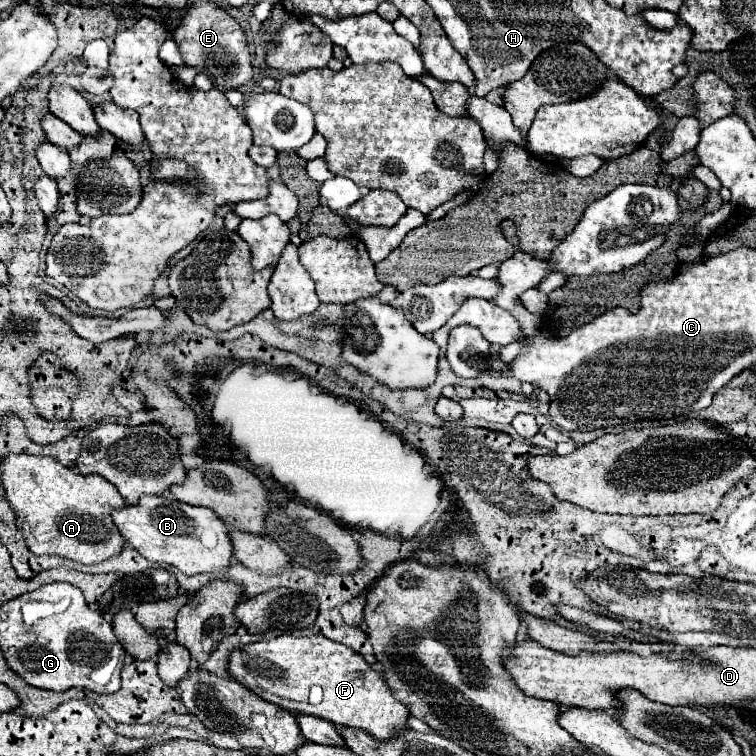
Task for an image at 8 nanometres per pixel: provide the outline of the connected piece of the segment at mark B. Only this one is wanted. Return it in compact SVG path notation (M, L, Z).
M169 492L163 496L141 496L137 506L125 506L111 516L123 538L141 556L153 562L171 564L183 574L219 572L227 570L233 562L233 542L223 518L209 508L177 502Z

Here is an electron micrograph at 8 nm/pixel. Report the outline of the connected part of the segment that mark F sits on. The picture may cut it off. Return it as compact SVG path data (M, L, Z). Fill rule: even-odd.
M279 636L279 638L247 644L243 648L233 650L231 660L229 660L229 672L237 682L245 684L245 688L253 690L257 696L261 696L267 702L279 704L281 708L295 712L295 714L297 712L311 714L317 718L325 718L337 726L365 730L377 740L393 740L399 732L409 728L407 726L409 710L405 704L401 704L395 698L393 690L383 680L383 676L375 672L361 654L325 636L305 636L305 638Z

